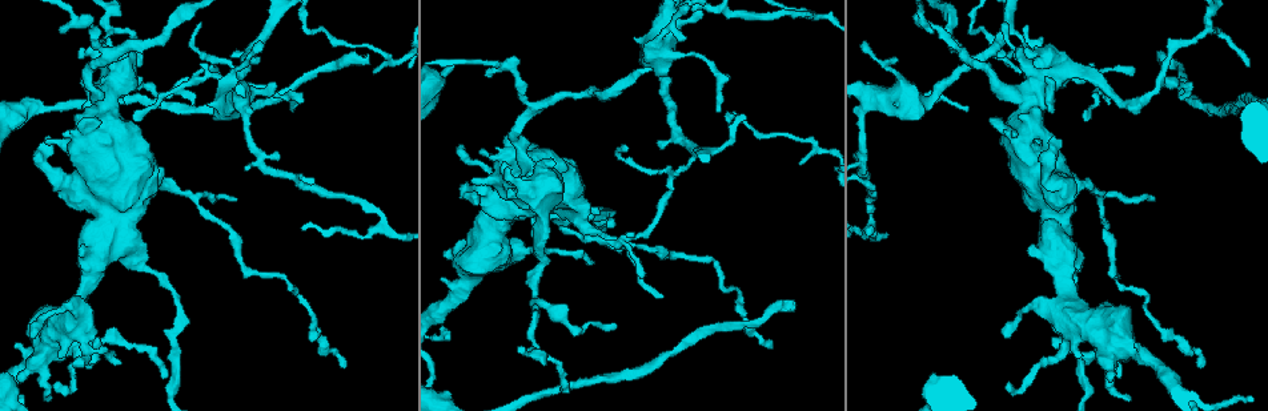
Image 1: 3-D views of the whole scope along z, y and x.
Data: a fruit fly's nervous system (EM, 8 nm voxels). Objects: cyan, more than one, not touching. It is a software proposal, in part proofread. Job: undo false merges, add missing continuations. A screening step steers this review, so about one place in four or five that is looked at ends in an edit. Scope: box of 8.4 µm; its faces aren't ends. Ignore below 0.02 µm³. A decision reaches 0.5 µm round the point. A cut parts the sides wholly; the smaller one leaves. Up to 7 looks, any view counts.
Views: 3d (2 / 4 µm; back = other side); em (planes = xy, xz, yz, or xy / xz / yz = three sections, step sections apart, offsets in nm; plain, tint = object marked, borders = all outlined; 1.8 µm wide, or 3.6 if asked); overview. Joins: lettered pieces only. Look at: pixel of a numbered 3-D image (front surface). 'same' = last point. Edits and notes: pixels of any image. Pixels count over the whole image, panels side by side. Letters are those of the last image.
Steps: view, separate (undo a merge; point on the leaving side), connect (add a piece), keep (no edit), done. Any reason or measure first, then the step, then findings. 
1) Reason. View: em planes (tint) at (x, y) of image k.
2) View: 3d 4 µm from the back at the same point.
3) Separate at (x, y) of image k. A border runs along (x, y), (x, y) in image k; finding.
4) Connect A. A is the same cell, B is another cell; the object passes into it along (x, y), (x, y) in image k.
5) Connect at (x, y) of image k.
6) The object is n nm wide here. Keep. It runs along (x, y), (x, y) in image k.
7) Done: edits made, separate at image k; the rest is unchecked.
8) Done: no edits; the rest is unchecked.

Abrupt turn. View: em planes (tint) at (541, 267) of image 1.

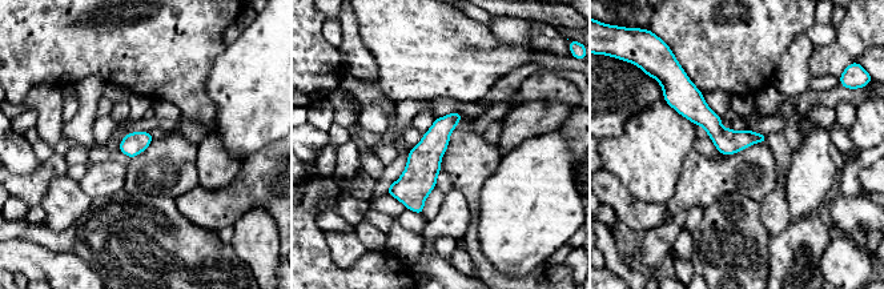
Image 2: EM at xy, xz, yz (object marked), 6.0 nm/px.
What lies round it. View: em planes (borders) at the same point.

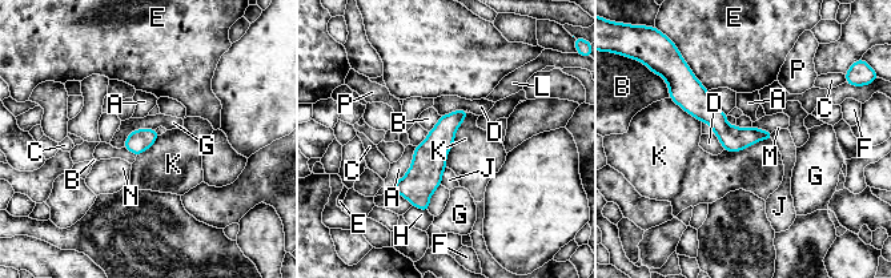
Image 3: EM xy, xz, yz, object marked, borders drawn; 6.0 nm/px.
Keep. A, B, C, D, E, F, G, H, J, K, L, M, N and P are other cells; a border runs along (466, 111), (445, 166) in image 3; all the same neuron.

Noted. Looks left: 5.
Thick end. View: em xz step 8 (borders) at (584, 187) of image 1.

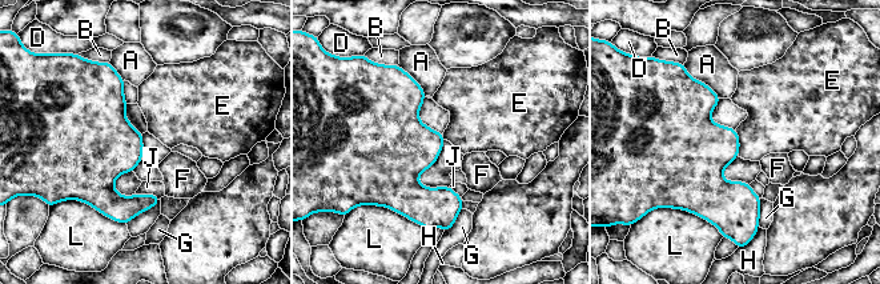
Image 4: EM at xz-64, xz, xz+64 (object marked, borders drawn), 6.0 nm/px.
Cut it another way. View: em planes (borders) at the same point.

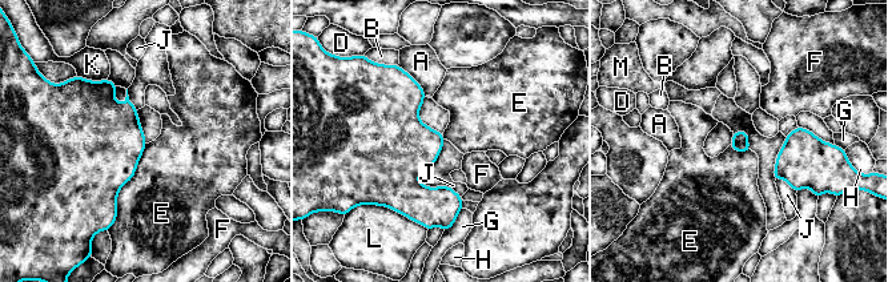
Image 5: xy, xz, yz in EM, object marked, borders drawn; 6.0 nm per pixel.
Keep. A, B, D, E, F, G, H, J, K, L and M are other cells; a border runs along (147, 144), (117, 194), (109, 228) in image 5; none of them fits.

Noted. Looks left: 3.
Free end. View: em planes (borders) at (367, 56) of image 1.

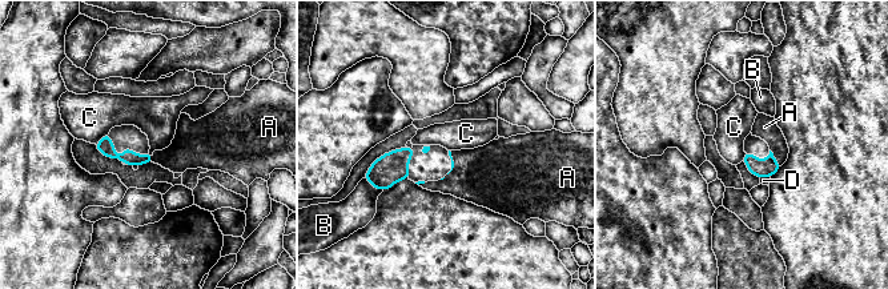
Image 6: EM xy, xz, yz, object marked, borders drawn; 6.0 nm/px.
The longest contact is with B, 150 nm. Connect A. A is the same cell, B, C and D are other cells; it goes on there.

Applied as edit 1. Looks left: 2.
Done: edits made, connect at image 6; the rest is unchecked.

